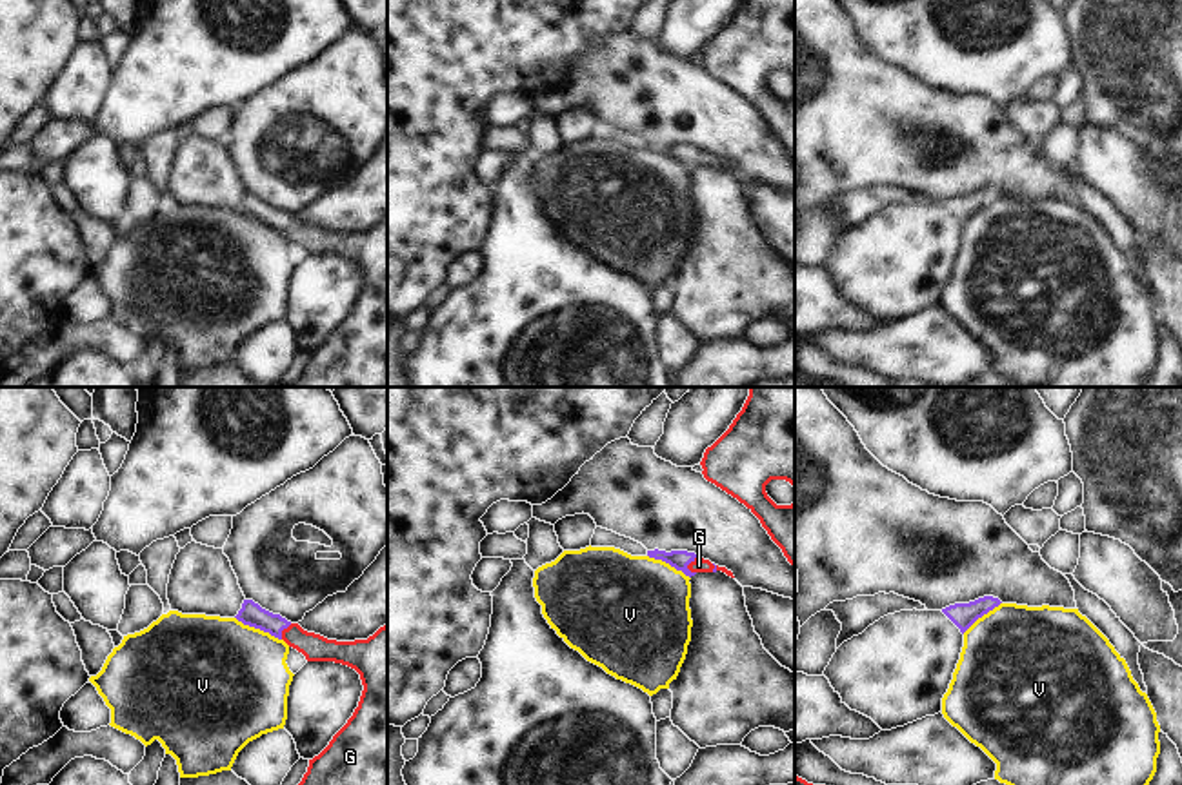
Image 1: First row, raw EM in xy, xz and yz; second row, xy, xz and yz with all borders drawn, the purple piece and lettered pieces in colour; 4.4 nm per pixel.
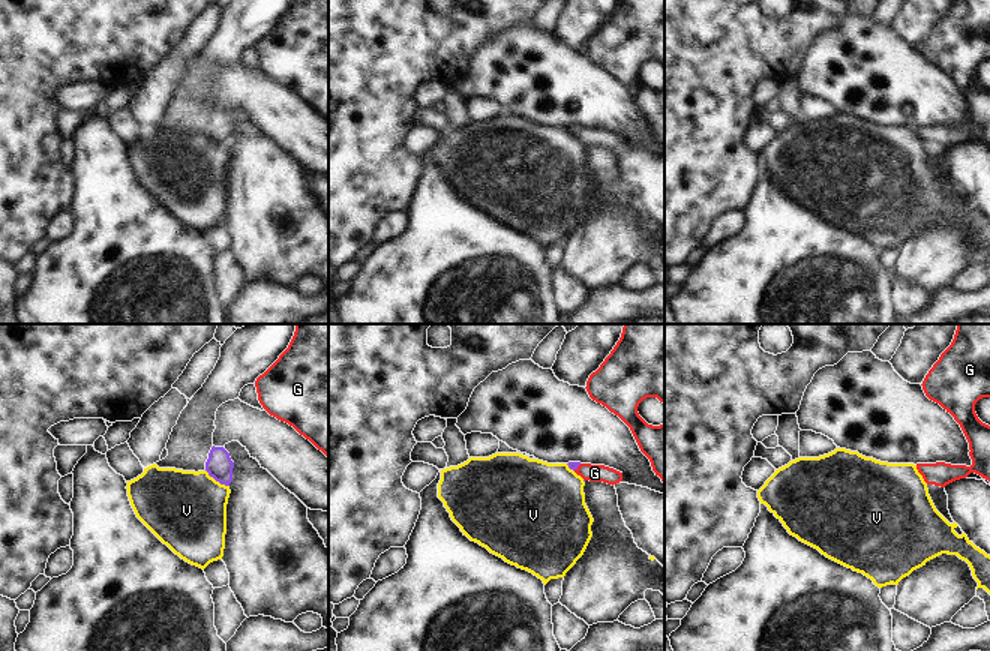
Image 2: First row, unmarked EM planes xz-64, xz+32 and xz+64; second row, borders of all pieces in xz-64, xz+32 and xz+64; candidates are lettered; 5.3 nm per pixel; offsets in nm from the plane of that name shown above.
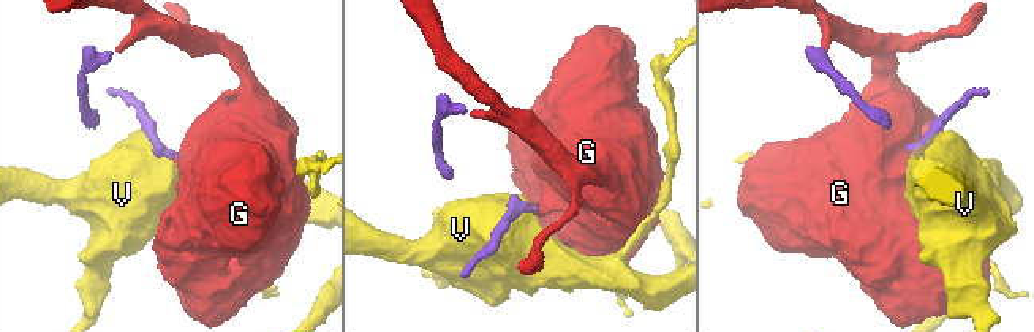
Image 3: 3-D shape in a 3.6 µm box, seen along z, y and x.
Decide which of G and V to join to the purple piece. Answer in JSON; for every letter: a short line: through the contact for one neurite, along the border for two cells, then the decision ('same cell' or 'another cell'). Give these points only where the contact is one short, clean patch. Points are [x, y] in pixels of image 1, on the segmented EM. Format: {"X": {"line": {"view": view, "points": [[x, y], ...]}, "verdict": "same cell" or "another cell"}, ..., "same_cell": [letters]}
{"G": {"line": {"view": "xz", "points": [[675, 558], [688, 564], [699, 566]]}, "verdict": "same cell"}, "V": {"line": {"view": "xy", "points": [[235, 616], [280, 640]]}, "verdict": "another cell"}, "same_cell": ["G"]}

